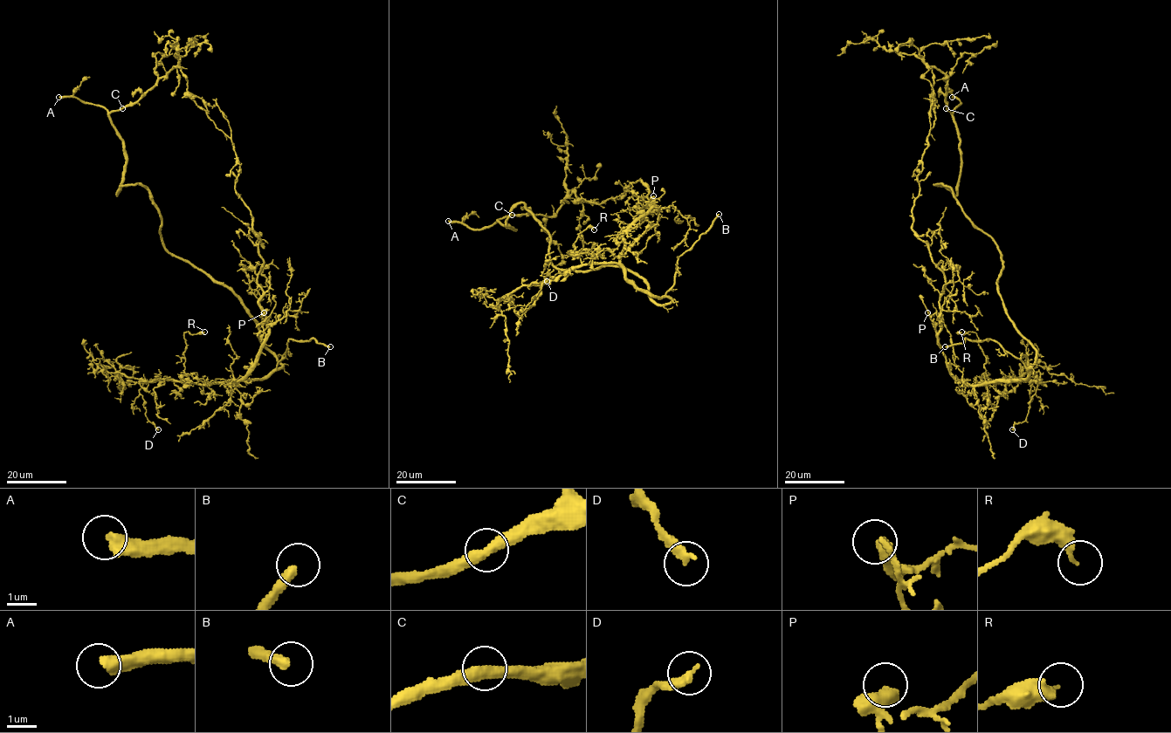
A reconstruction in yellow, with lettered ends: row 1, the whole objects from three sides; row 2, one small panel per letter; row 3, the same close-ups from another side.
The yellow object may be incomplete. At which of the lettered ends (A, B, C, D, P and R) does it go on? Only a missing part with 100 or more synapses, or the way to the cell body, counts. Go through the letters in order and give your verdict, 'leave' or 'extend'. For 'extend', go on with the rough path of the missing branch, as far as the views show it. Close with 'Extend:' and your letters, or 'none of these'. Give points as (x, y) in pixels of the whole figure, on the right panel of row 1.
A: extend; course (952, 97), (972, 124), (1004, 99), (978, 130), (909, 60), (883, 44), (870, 62)
B: extend
C: leave
D: leave
P: leave
R: leave
Extend: A, B

